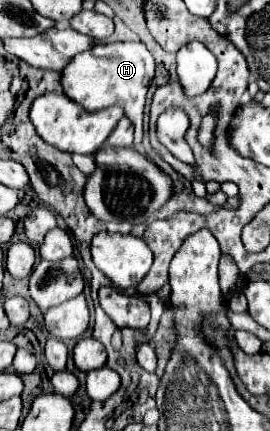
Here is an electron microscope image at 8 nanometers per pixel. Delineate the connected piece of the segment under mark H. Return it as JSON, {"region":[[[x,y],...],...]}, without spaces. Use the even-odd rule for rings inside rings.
{"region":[[[141,41],[135,43],[97,43],[93,49],[75,55],[69,65],[61,73],[61,85],[69,99],[85,107],[87,111],[99,111],[111,105],[119,105],[125,109],[125,115],[133,121],[134,145],[139,151],[143,139],[143,109],[145,109],[145,97],[151,85],[151,79],[155,75],[155,59],[147,51],[147,47]],[[101,101],[127,101],[127,103],[101,103]]]}

